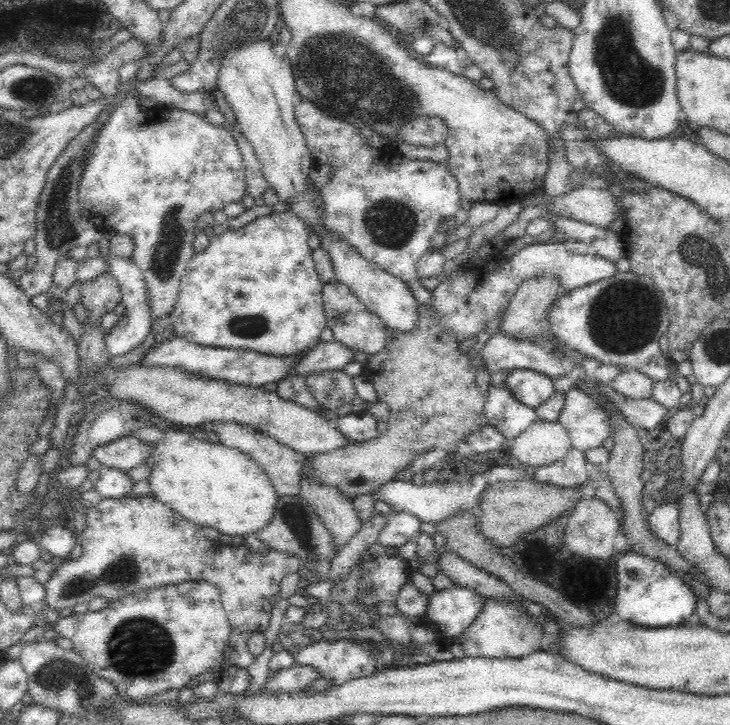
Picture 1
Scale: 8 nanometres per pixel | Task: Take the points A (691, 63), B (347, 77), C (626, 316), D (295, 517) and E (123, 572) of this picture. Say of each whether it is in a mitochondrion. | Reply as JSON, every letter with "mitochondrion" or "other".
{"A":"other","B":"mitochondrion","C":"mitochondrion","D":"mitochondrion","E":"mitochondrion"}

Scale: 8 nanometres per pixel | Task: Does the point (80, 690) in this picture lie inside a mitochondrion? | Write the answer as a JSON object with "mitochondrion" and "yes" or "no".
{"mitochondrion":"yes"}

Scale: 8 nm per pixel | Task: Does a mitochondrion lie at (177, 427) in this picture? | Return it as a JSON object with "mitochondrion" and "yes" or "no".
{"mitochondrion":"no"}

